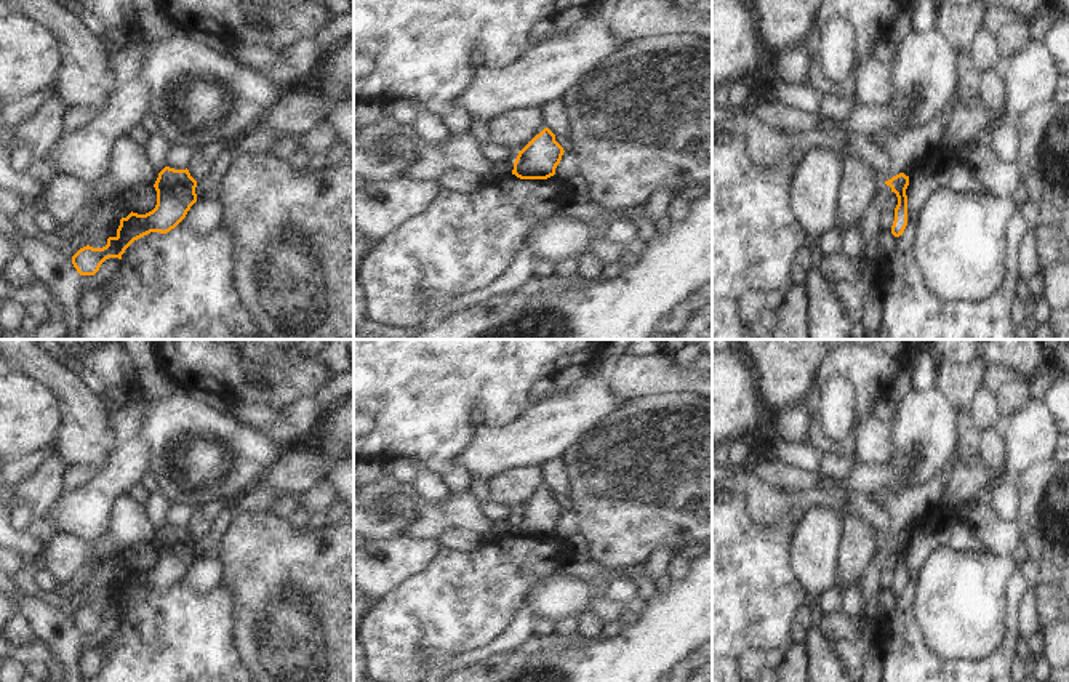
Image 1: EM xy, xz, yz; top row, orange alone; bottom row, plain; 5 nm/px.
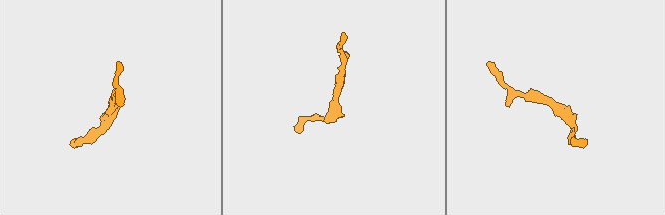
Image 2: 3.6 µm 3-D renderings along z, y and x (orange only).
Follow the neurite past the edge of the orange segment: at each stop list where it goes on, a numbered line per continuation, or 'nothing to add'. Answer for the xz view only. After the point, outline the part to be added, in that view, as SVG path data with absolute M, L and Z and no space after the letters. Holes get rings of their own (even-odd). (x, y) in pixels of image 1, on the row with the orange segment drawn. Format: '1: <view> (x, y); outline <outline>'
nothing to add

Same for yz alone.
nothing to add

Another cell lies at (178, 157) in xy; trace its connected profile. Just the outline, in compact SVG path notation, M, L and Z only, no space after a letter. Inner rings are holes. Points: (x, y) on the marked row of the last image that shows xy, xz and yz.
M182 144L171 146L165 157L165 166L174 170L186 170L190 162L192 150L194 149Z

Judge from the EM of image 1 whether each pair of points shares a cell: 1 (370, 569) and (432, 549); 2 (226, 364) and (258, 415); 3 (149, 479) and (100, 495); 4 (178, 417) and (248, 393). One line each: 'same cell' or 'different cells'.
1: same cell
2: different cells
3: different cells
4: different cells

